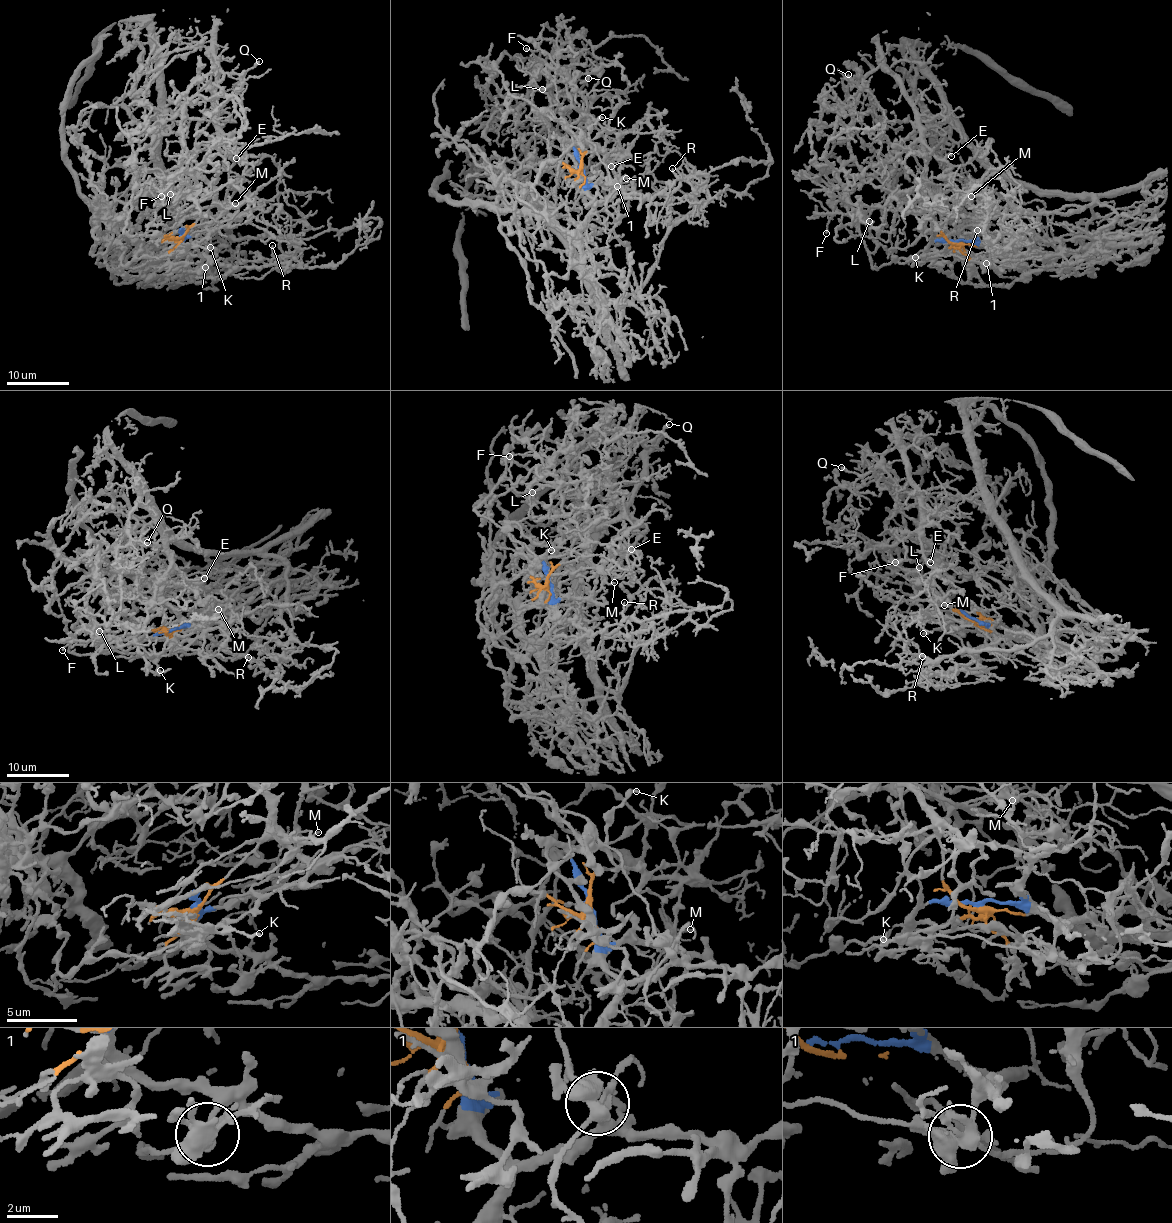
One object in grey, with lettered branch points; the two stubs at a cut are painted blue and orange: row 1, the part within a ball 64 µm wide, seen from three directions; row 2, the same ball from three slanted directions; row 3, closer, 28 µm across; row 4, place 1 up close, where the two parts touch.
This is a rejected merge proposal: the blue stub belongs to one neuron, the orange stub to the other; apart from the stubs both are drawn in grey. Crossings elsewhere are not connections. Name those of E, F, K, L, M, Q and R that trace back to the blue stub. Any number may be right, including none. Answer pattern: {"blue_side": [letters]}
{"blue_side": ["K", "L", "R"]}

